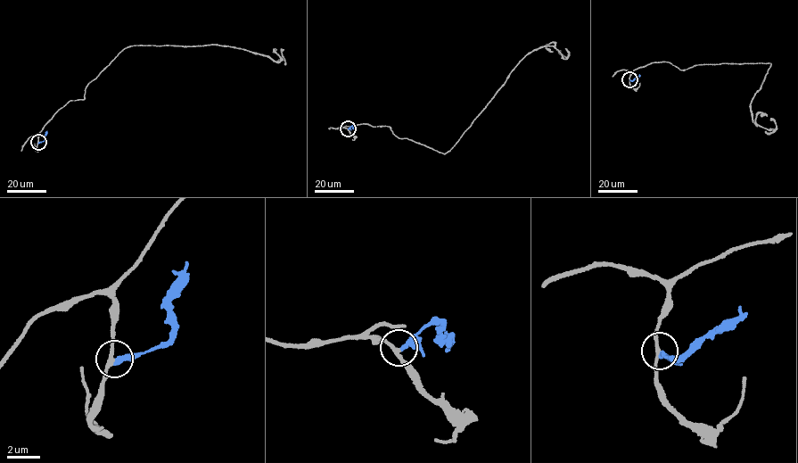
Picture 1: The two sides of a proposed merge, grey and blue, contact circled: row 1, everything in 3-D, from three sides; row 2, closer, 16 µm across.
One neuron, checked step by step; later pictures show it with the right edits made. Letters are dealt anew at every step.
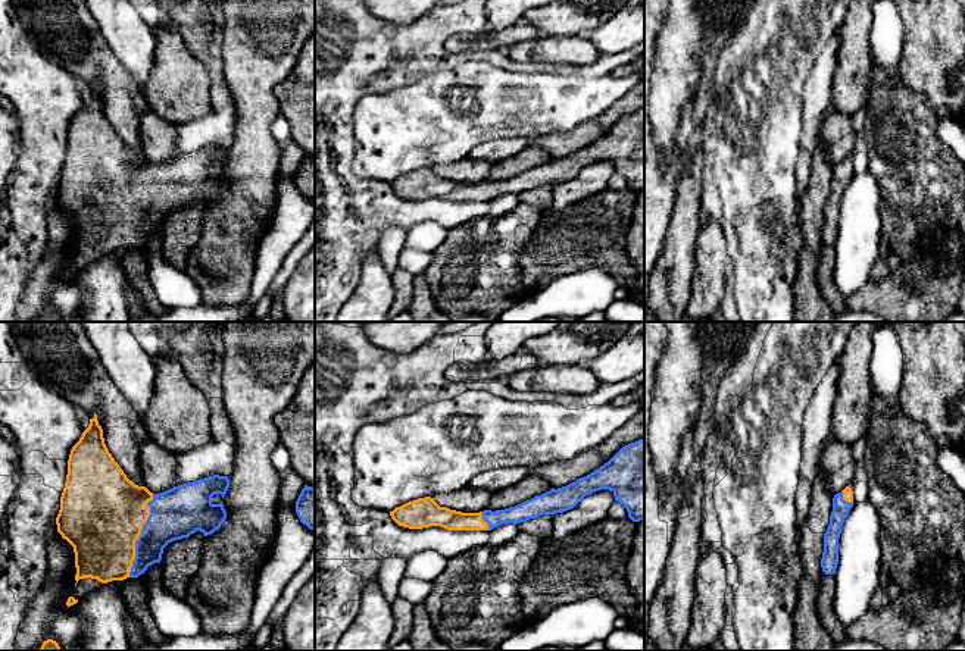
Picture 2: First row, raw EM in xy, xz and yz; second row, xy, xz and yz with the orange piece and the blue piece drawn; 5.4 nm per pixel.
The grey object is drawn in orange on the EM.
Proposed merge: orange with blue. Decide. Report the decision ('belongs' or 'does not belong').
belongs

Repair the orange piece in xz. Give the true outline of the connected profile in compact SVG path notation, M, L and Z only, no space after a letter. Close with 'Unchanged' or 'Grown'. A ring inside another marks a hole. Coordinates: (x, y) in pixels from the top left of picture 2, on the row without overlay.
M644 109L622 118L590 145L515 178L462 184L440 178L434 169L425 168L396 178L390 187L399 197L409 200L441 197L447 201L491 201L503 194L518 195L541 185L563 184L600 160L612 162L633 193L644 191Z. Grown

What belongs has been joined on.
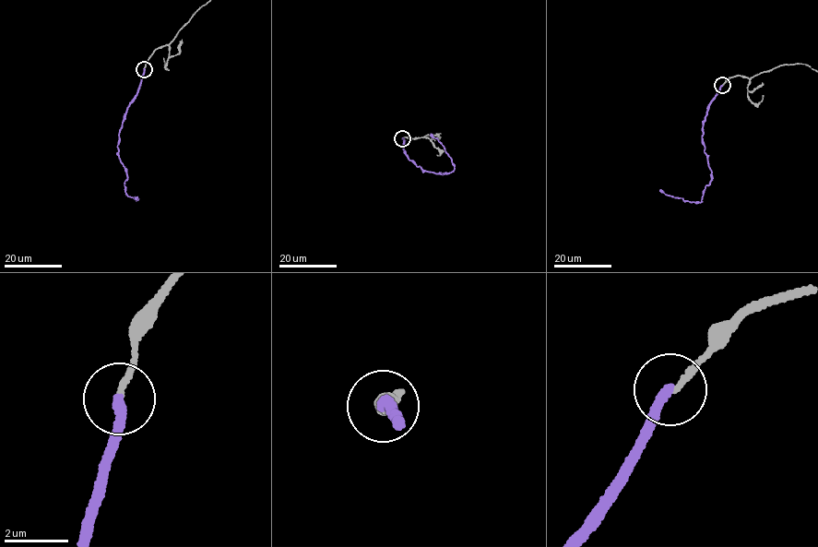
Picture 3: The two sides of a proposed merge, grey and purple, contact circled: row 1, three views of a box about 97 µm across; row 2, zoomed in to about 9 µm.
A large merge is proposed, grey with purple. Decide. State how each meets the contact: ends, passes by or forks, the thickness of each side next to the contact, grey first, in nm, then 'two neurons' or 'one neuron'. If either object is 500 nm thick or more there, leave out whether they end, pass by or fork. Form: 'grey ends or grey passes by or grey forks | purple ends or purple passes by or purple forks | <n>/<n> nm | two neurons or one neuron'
grey ends | purple ends | 180/320 nm | two neurons

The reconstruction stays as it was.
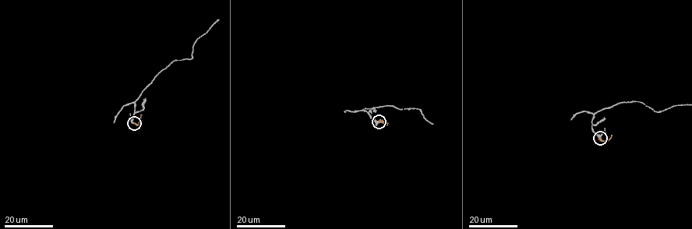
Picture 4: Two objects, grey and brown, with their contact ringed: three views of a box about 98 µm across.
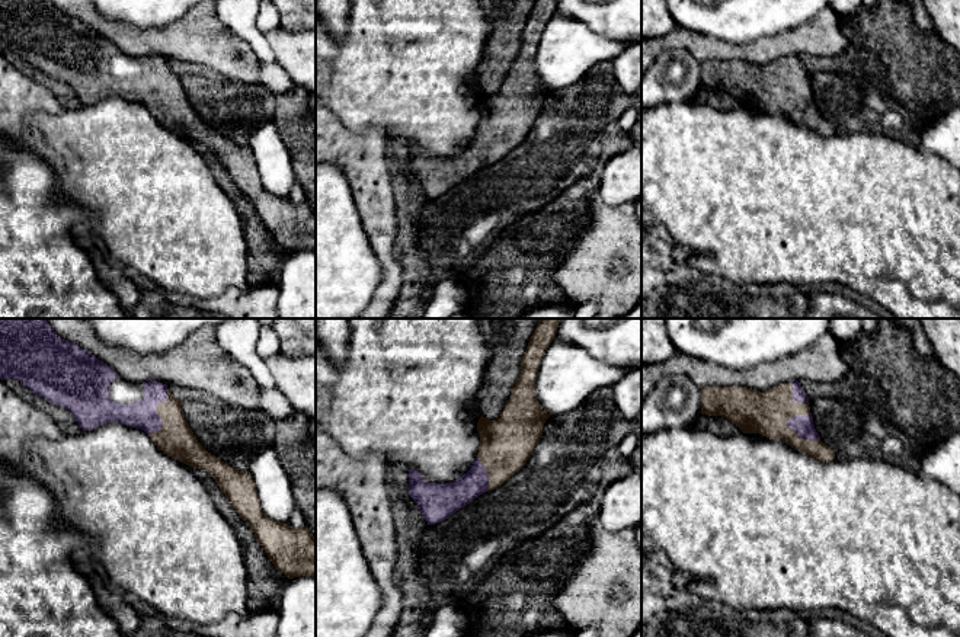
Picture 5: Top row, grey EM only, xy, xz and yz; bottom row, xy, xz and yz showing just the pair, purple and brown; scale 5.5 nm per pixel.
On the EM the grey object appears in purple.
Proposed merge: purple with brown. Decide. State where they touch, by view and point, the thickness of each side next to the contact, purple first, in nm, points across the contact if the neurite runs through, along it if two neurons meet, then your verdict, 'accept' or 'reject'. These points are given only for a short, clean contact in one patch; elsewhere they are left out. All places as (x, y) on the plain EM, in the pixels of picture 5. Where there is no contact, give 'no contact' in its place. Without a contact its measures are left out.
meets purple in yz at (802, 112); 110 nm thick on the purple side, 240 nm on the other; accept

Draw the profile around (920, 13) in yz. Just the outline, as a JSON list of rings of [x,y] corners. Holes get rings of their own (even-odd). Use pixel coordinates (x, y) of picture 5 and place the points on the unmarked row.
[[[899,0],[899,1],[905,3],[911,9],[913,22],[921,31],[937,38],[932,19],[928,15],[928,10],[924,6],[922,0]]]

